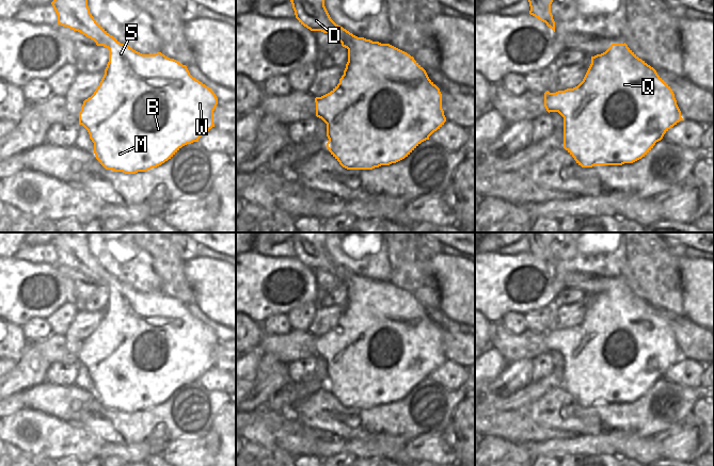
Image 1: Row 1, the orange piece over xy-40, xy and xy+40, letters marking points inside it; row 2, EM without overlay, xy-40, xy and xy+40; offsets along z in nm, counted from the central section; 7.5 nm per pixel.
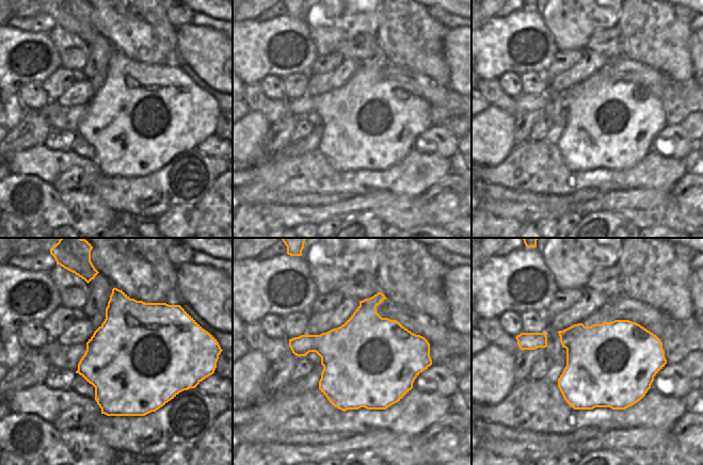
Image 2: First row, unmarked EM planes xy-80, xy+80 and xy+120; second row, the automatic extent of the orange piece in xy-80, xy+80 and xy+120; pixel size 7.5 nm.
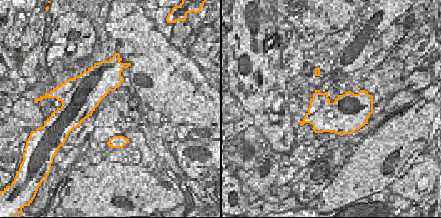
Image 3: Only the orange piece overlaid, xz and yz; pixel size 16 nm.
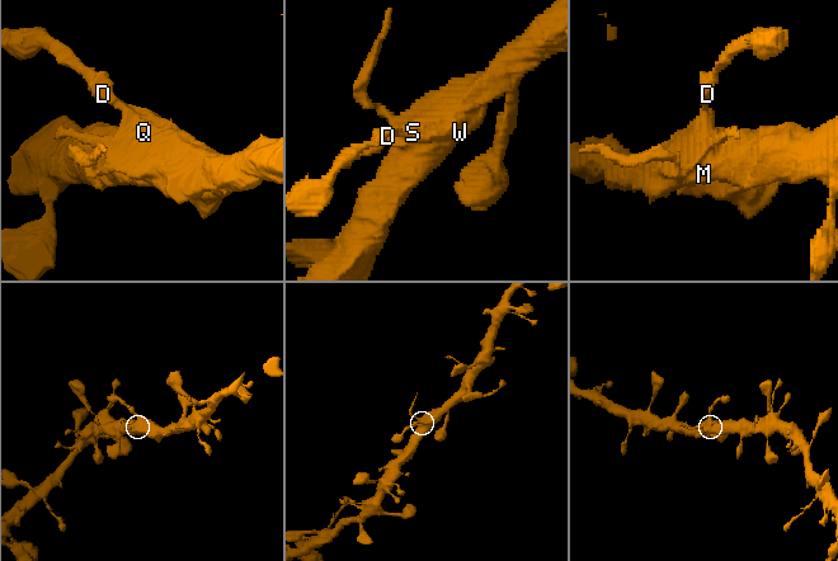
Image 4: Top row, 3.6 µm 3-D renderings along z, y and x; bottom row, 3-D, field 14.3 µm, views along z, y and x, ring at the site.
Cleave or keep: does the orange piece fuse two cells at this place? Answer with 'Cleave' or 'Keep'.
Keep.

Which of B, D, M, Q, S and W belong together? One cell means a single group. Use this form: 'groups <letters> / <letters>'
groups B D M Q S W

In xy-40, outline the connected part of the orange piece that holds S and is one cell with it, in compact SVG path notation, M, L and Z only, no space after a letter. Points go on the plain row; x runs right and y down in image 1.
M61 232L51 241L58 263L78 270L93 278L97 285L109 288L109 301L105 314L94 333L83 340L79 364L89 371L94 382L96 398L106 408L136 413L157 406L171 398L183 385L199 381L213 363L213 350L218 337L213 330L193 317L187 305L157 291L142 293L110 274L92 255L88 245L88 232Z

